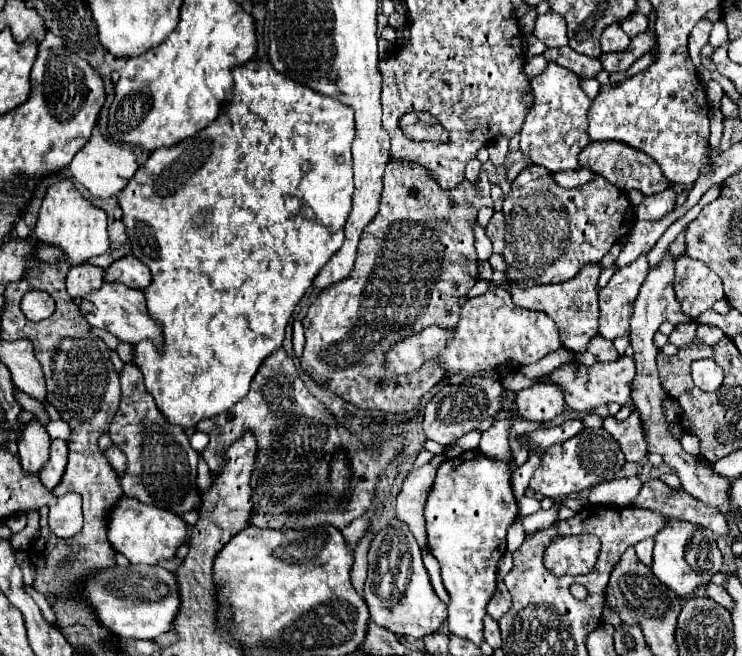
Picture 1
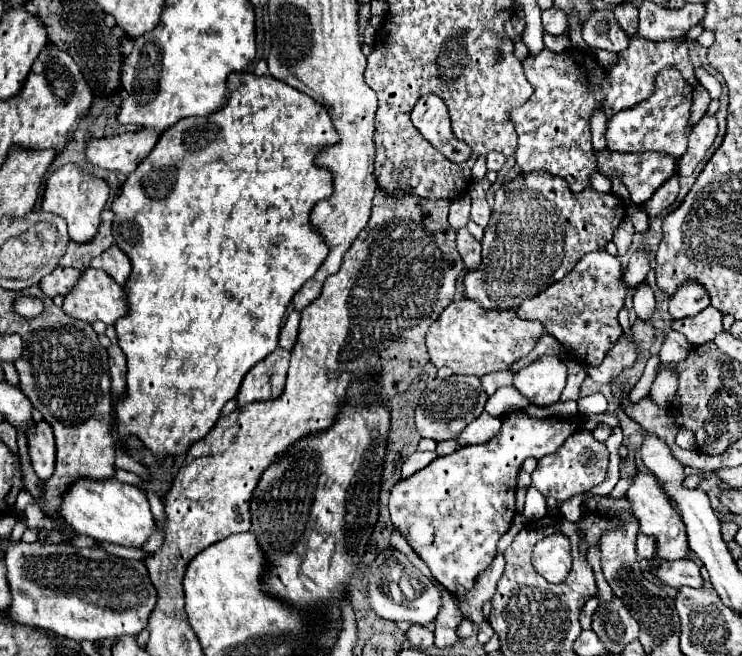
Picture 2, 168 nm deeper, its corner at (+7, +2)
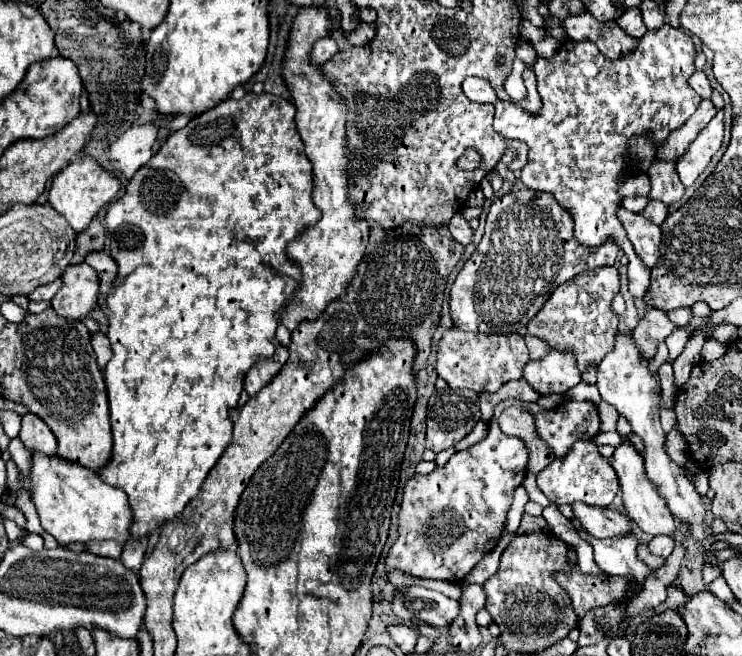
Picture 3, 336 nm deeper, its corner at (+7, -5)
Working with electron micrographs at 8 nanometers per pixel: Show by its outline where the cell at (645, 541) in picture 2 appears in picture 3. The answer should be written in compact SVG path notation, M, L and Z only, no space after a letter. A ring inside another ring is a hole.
M656 536L648 542L648 548L652 550L652 554L656 556L662 556L662 558L668 558L672 554L672 548L674 548L674 538L672 536Z

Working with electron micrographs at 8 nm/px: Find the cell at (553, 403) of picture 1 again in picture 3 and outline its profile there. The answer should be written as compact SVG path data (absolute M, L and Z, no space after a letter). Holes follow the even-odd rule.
M554 348L544 358L530 360L524 368L524 378L540 394L564 394L582 380L574 354L568 350L560 352Z

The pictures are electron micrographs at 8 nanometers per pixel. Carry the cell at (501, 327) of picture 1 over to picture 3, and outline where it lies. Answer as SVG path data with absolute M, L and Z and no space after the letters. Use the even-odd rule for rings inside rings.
M454 326L446 330L446 334L440 340L438 346L438 362L436 370L442 380L450 388L466 388L474 390L476 394L482 392L496 392L502 384L522 378L522 370L526 362L530 360L528 348L524 342L524 336L512 334L512 336L492 336L492 334L480 334L480 332L460 332Z

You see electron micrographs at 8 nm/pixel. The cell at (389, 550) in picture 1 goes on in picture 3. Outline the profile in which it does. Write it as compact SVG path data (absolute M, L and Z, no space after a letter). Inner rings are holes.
M410 586L396 592L392 610L402 620L418 618L424 624L430 624L434 628L444 628L456 618L460 610L460 602L440 592L426 590L422 586Z

